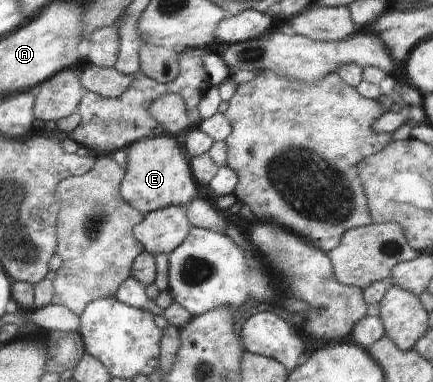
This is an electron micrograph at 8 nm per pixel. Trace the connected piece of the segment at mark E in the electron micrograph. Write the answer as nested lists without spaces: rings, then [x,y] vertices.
[[[173,136],[144,138],[129,146],[127,176],[120,185],[120,193],[133,207],[146,215],[167,206],[185,206],[197,198],[197,184],[191,176],[189,164],[181,156],[181,150]]]

